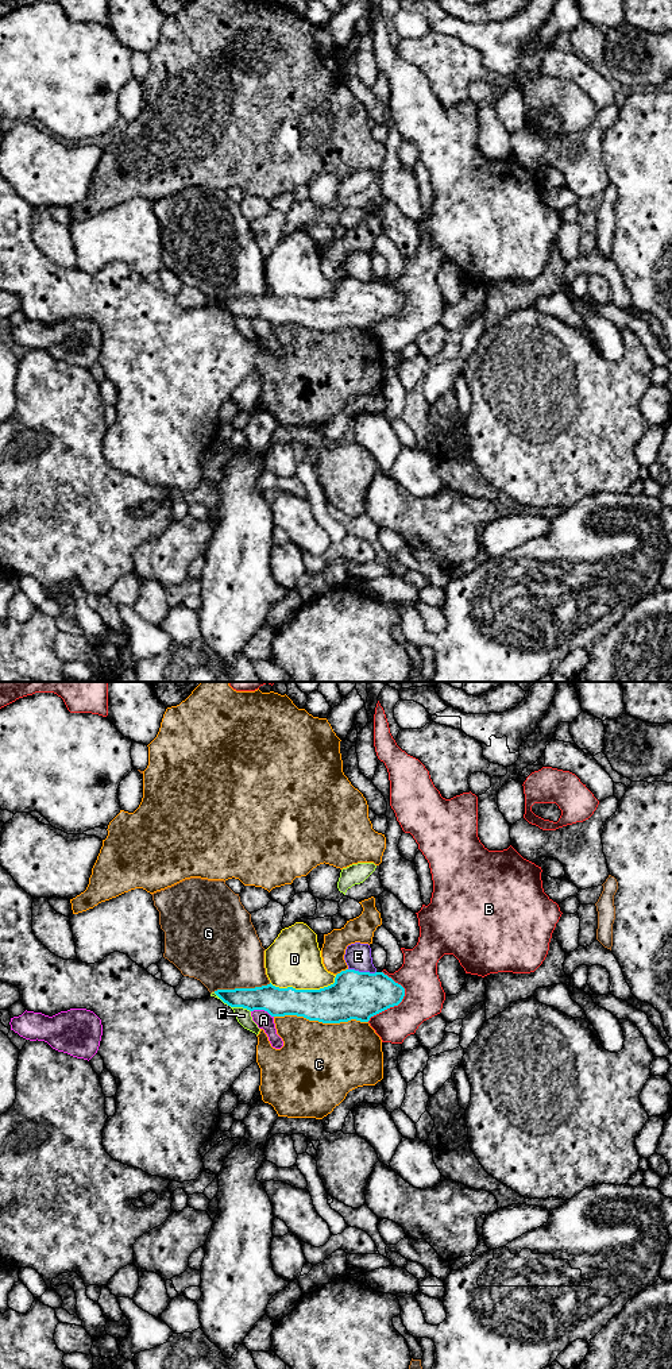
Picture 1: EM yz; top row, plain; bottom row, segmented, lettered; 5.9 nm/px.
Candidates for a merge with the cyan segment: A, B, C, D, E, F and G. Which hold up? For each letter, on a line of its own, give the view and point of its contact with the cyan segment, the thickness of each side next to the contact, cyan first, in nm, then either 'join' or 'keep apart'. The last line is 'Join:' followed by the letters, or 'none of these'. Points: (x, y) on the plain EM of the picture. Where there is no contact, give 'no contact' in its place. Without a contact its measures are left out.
A: yz (262, 317) | 180/100 nm | keep apart
B: yz (401, 309) | 280/240 nm | keep apart
C: yz (321, 330) | 280/480 nm | keep apart
D: yz (305, 299) | 240/320 nm | keep apart
E: yz (362, 281) | 280/160 nm | keep apart
F: yz (232, 315) | 160/90 nm | keep apart
G: yz (242, 297) | 180/440 nm | keep apart
Join: none of these

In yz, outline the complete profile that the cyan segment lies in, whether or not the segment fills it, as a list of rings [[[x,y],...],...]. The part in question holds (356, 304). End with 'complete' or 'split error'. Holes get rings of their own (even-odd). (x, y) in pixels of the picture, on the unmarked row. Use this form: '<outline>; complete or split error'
[[[345,278],[336,284],[333,293],[320,298],[279,297],[270,292],[255,297],[217,298],[215,302],[231,316],[340,332],[351,328],[368,331],[371,325],[398,315],[405,297],[383,281]]]; complete

